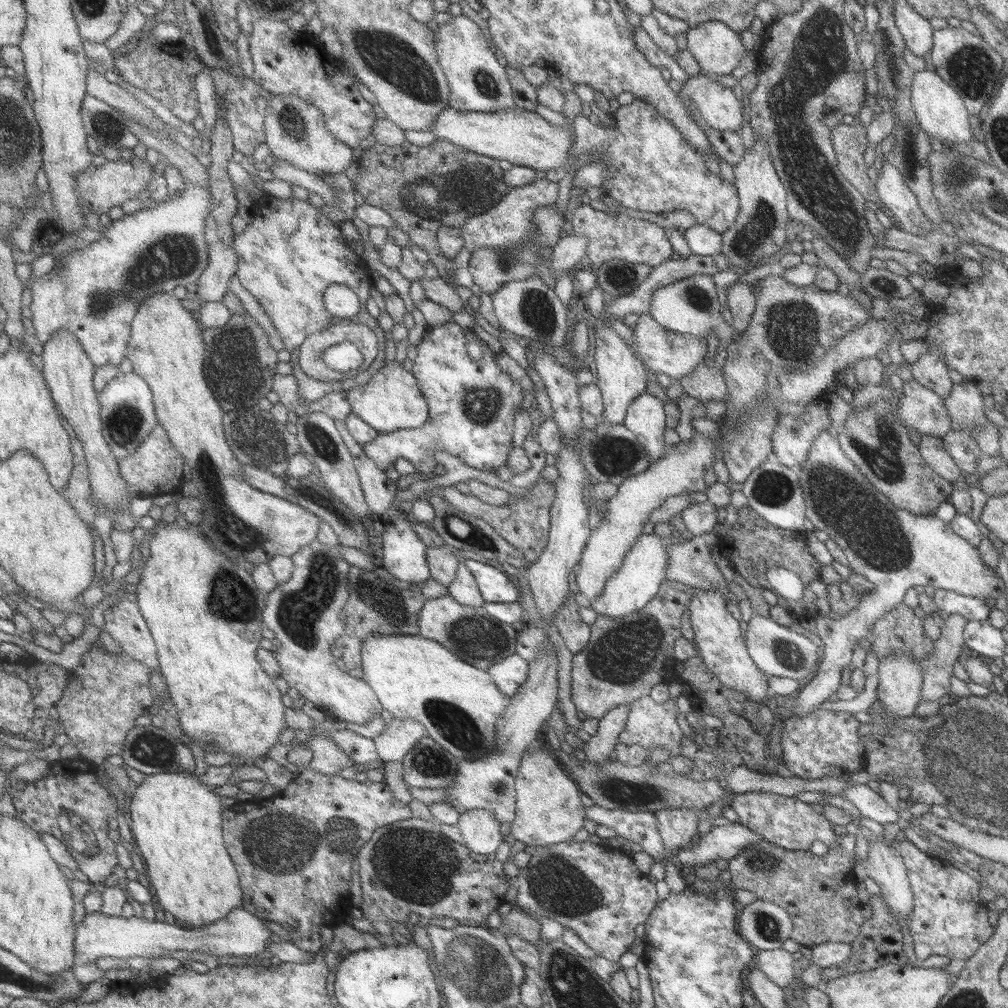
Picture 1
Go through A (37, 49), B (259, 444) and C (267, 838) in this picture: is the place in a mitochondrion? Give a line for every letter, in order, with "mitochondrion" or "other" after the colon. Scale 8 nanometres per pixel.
A: other
B: mitochondrion
C: mitochondrion

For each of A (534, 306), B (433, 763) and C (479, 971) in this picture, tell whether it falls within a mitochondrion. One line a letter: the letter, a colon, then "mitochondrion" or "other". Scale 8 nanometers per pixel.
A: mitochondrion
B: mitochondrion
C: mitochondrion

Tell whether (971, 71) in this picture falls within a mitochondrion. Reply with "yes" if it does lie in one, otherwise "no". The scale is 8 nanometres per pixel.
yes

